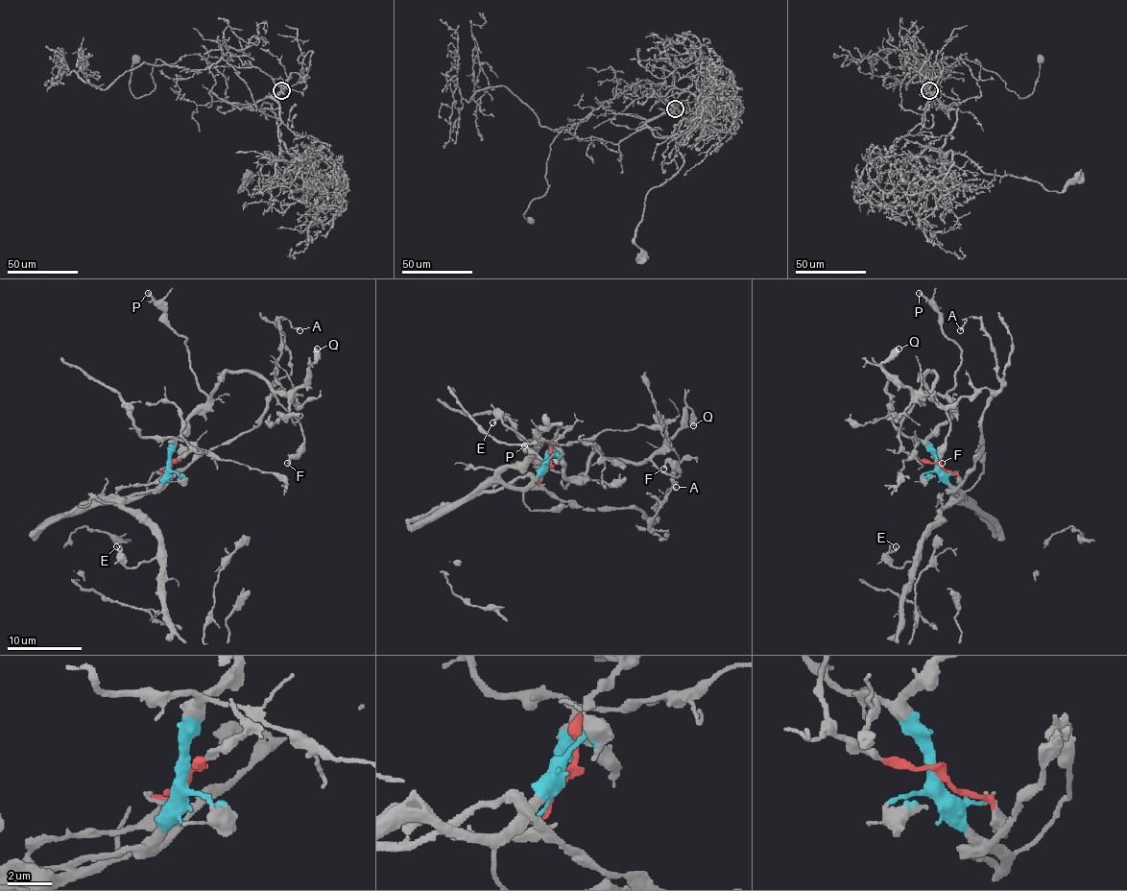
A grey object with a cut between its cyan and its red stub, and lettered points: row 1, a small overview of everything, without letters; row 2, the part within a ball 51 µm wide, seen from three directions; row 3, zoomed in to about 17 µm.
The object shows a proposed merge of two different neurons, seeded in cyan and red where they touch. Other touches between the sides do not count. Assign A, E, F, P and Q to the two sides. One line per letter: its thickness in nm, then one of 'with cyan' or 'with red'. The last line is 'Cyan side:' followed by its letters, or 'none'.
A: 170 nm thick; with red
E: 130 nm thick; with cyan
F: 170 nm thick; with cyan
P: 200 nm thick; with cyan
Q: 550 nm thick; with cyan
Cyan side: E, F, P, Q

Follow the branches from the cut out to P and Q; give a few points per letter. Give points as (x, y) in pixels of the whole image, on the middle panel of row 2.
P: (546, 465), (550, 455), (563, 465), (567, 476), (584, 476), (565, 488), (560, 472), (542, 467), (524, 446)
Q: (546, 465), (554, 455), (567, 476), (584, 476), (595, 452), (642, 463), (682, 425), (685, 409), (693, 425)

